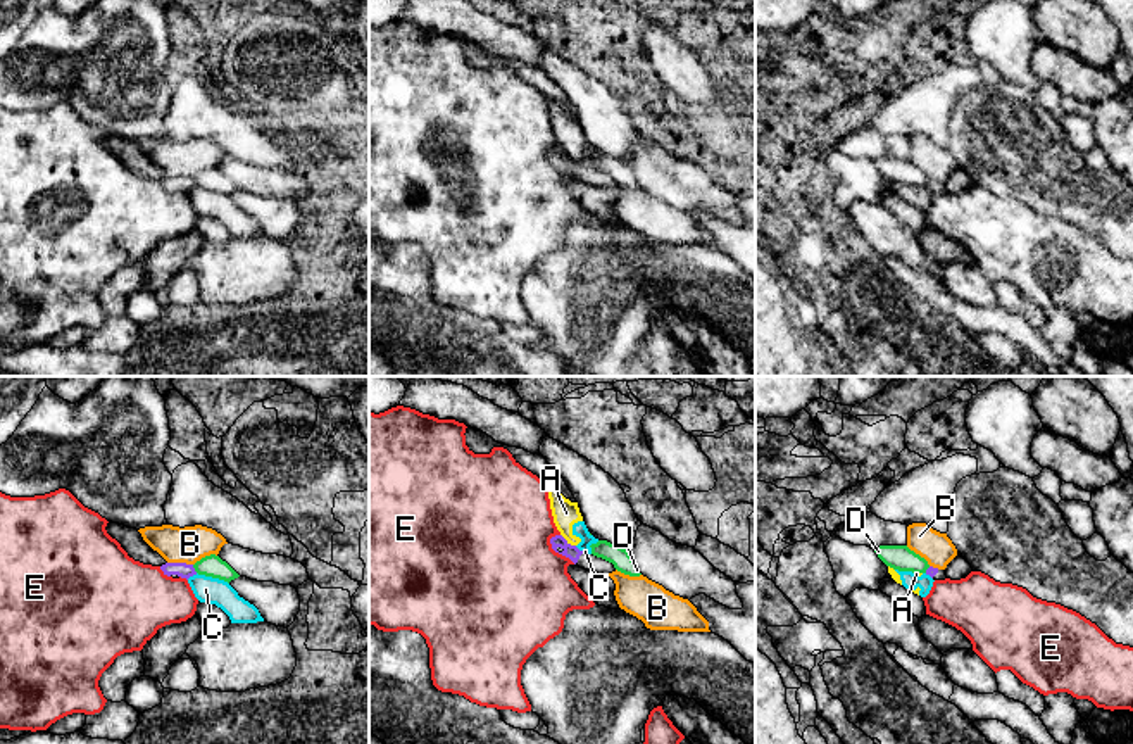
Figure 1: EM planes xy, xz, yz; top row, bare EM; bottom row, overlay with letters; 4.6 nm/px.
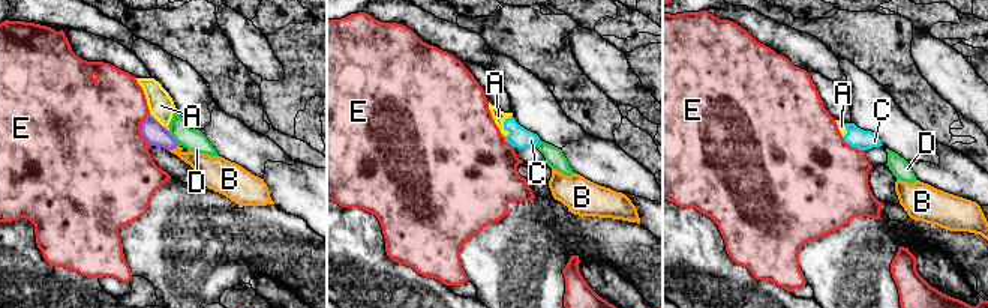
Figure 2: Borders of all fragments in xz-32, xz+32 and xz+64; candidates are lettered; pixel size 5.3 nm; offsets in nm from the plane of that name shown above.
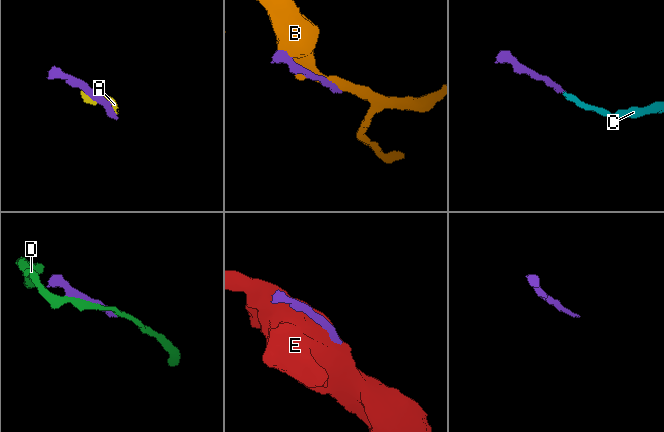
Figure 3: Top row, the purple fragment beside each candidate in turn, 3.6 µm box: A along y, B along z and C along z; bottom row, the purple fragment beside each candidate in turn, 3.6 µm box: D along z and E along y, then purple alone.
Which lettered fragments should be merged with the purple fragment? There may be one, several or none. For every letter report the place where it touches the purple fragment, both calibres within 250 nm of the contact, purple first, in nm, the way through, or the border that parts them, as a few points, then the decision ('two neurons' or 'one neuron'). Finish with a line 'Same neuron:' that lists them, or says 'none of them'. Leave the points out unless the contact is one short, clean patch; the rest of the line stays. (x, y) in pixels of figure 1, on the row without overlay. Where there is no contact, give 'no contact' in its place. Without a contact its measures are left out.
A: xz (566, 154) | 70/120 nm | two neurons
B: xy (180, 176) | 70/170 nm | two neurons
C: xy (192, 189) | 70/120 nm | along xy (197, 187), (187, 192) | two neurons
D: xy (194, 182) | 70/100 nm | two neurons
E: xz (557, 164) | 70/480 nm | along xz (552, 149), (550, 159), (575, 176) | two neurons
Same neuron: none of them

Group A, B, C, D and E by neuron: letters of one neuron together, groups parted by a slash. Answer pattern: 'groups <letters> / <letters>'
groups A C / B / D / E

